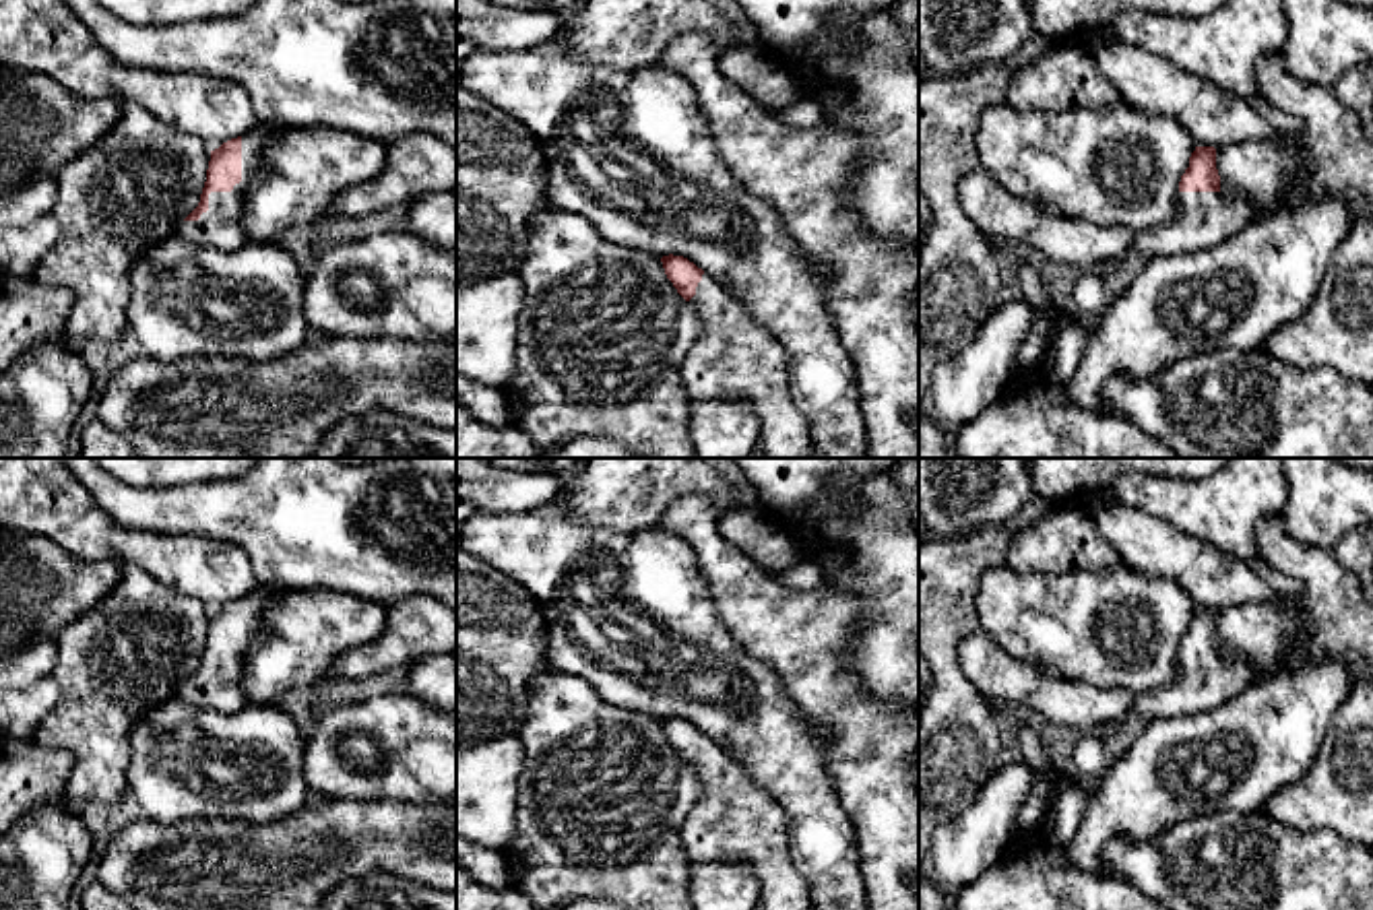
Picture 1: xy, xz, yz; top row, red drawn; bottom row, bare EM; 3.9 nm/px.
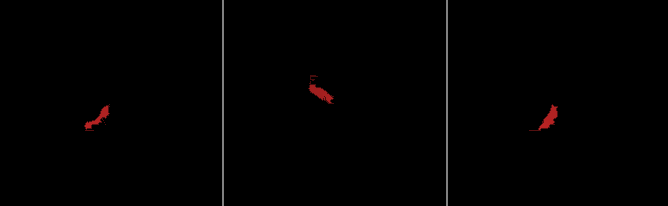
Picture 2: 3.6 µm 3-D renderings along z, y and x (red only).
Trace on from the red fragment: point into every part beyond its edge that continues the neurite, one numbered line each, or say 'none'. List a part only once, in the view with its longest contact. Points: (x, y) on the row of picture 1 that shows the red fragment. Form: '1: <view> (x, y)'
1: xy (219, 228)

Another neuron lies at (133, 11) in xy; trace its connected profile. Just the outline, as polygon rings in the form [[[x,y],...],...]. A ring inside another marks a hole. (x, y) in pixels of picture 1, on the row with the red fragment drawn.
[[[99,0],[103,8],[132,25],[169,25],[196,19],[244,14],[256,0]]]

